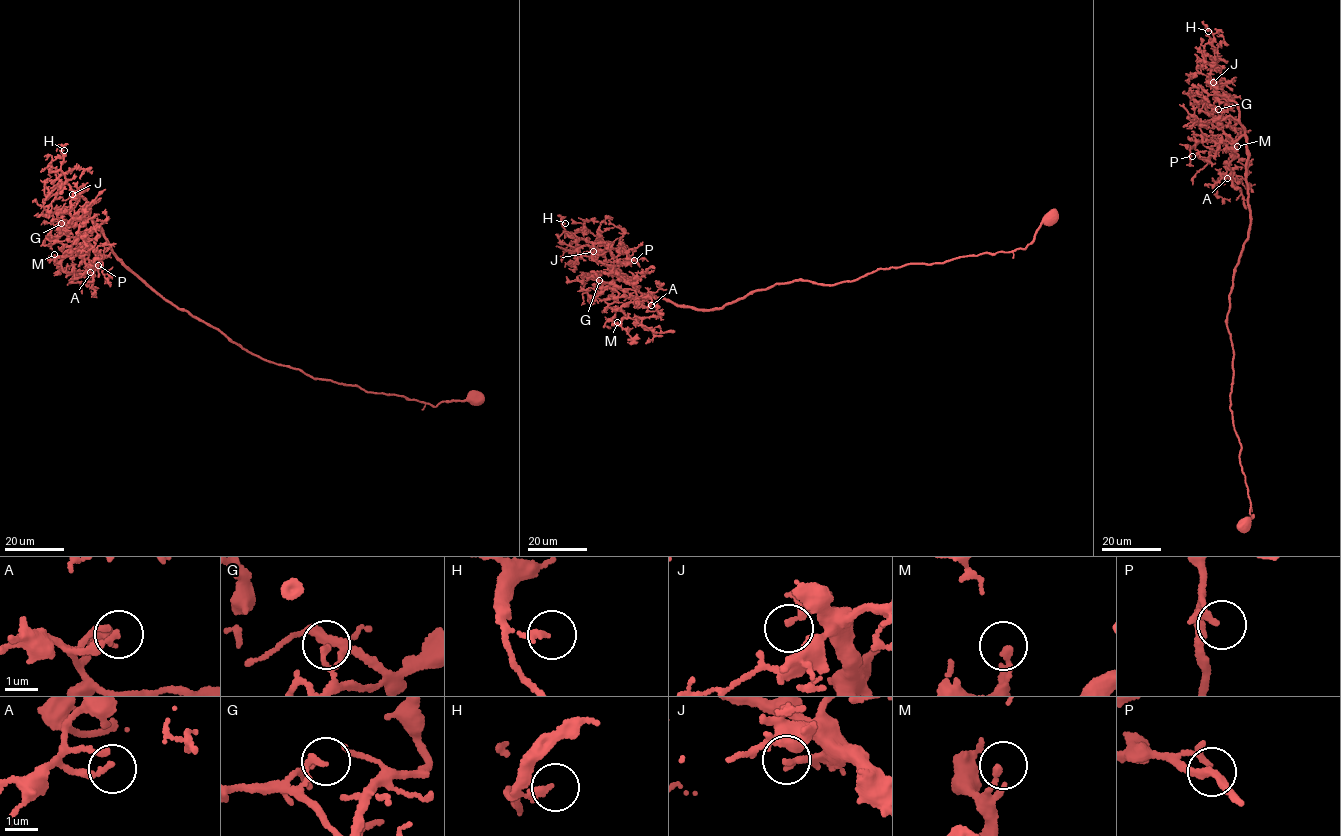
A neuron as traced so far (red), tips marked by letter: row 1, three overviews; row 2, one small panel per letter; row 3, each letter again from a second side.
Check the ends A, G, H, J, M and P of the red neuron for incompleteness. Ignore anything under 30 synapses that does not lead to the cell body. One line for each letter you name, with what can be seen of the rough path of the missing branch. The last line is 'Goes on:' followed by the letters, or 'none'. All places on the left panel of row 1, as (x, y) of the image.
Goes on: none

